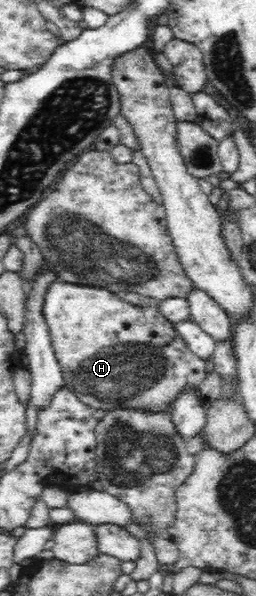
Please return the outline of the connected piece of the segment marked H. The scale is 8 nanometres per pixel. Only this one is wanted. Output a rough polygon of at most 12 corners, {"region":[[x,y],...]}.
{"region":[[56,281],[42,315],[66,388],[151,412],[209,361],[158,311]]}

